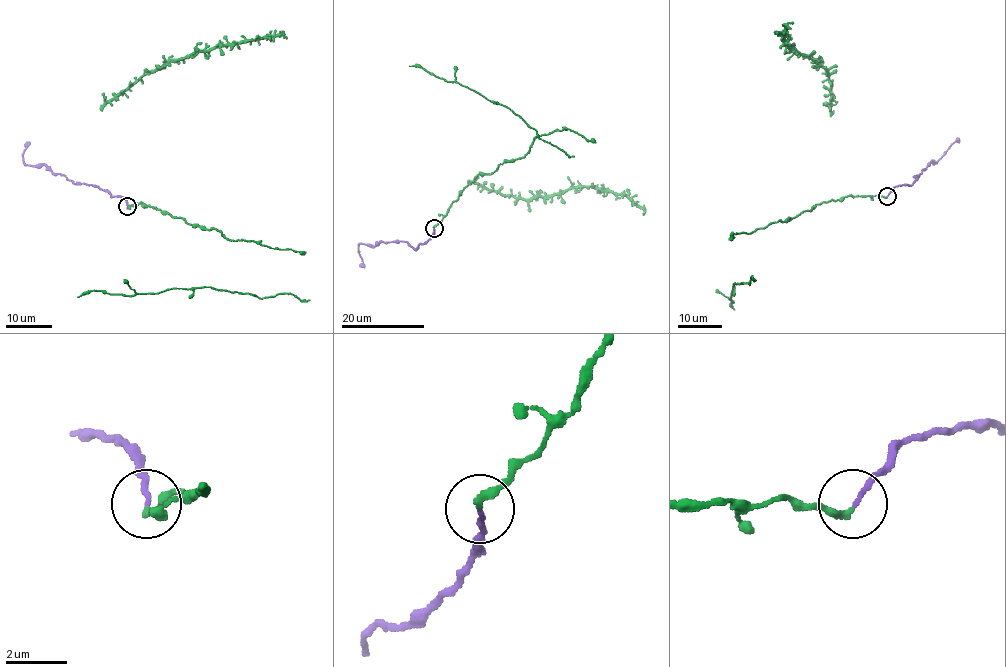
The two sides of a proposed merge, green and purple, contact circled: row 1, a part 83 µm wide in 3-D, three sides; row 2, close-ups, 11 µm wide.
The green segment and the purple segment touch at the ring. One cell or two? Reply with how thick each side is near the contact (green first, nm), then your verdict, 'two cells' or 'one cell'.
calibres 240 and 140 nm; one cell

